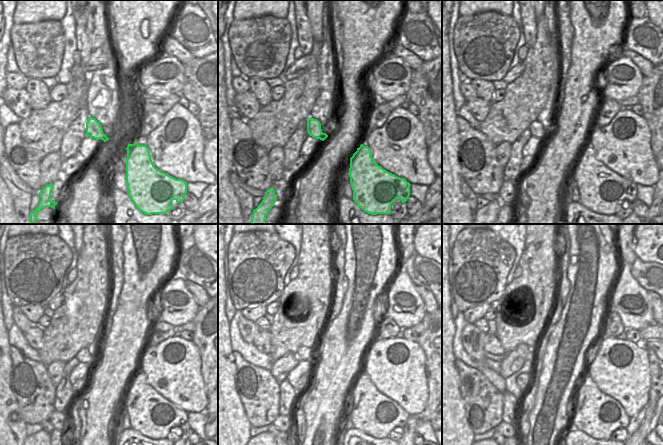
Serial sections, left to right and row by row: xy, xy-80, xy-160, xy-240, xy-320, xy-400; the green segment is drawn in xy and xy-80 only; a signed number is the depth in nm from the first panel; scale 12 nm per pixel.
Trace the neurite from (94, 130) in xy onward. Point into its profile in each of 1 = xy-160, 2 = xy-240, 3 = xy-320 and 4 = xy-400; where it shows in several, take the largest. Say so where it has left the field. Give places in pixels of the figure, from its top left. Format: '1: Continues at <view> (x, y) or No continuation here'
1: Continues at xy-160 (536, 128)
2: Continues at xy-240 (83, 355)
3: Continues at xy-320 (304, 353)
4: Continues at xy-400 (523, 349).

